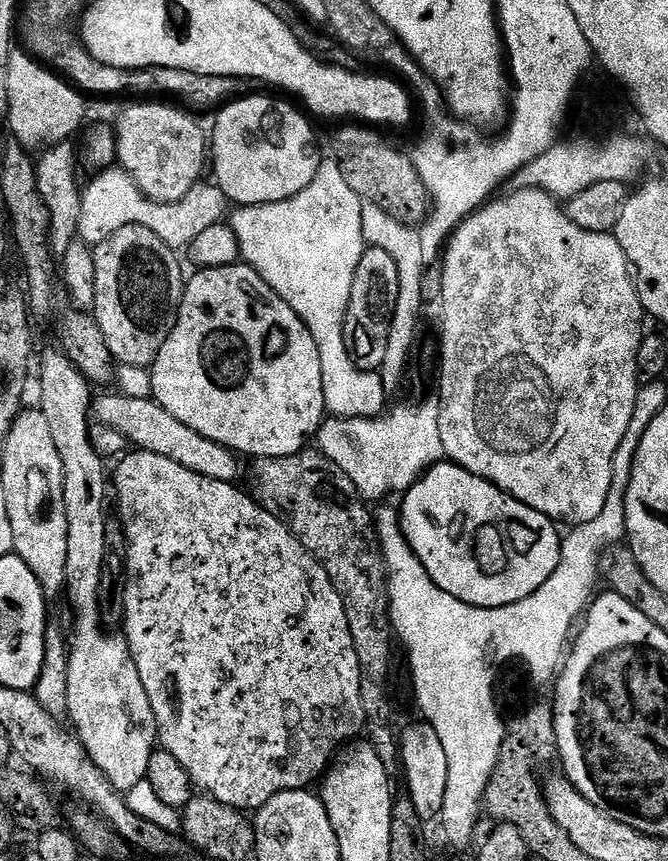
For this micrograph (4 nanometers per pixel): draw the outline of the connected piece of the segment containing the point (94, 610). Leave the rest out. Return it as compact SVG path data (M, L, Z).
M66 550L66 597L72 603L72 608L76 611L76 638L72 640L70 651L68 653L68 710L67 719L72 719L71 727L74 729L75 735L78 737L84 749L90 754L90 758L98 766L98 770L102 770L102 774L110 783L116 787L117 793L124 794L131 788L136 788L139 784L145 783L148 767L150 766L150 758L152 753L158 748L158 729L156 719L154 718L154 710L150 706L150 698L146 698L146 686L142 686L142 678L138 678L138 666L134 666L134 658L128 649L127 639L123 635L107 636L104 628L100 625L100 579L104 576L106 570L106 560L72 560L72 551Z

